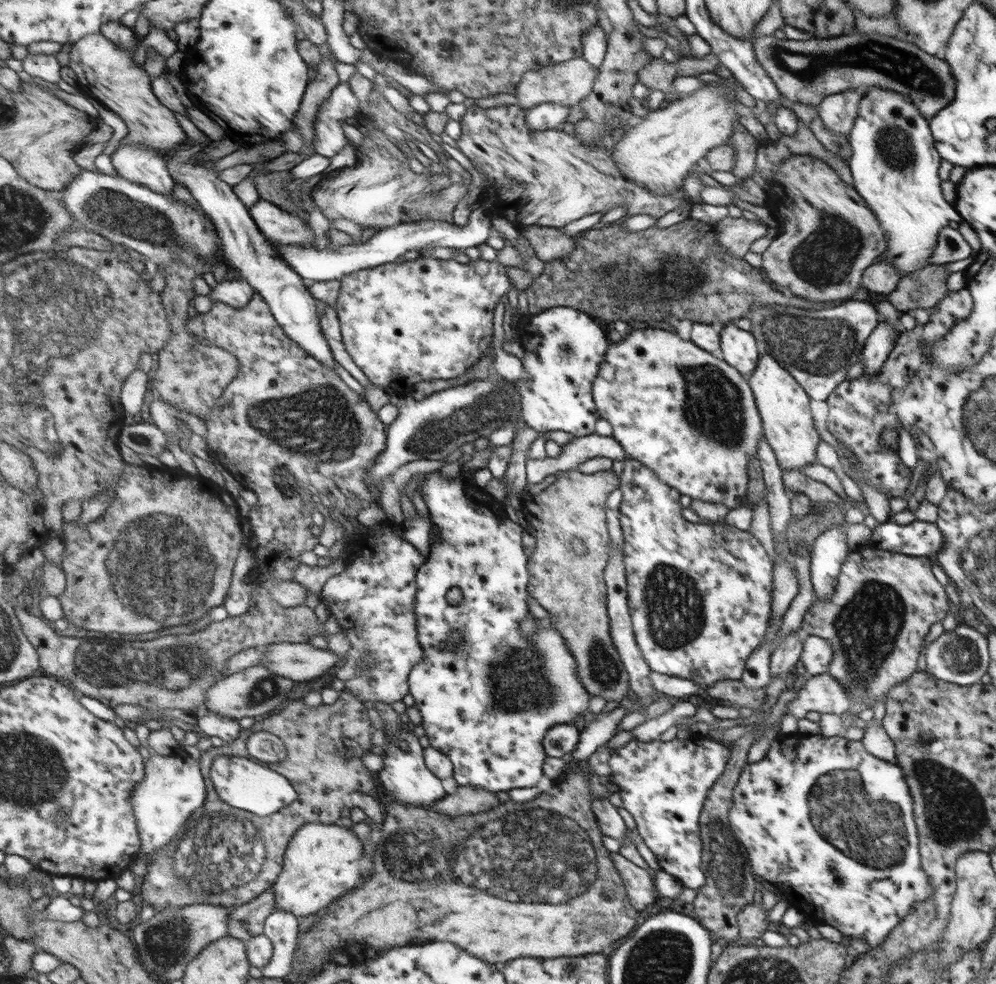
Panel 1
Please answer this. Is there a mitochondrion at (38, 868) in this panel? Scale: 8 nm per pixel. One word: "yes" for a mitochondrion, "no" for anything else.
no

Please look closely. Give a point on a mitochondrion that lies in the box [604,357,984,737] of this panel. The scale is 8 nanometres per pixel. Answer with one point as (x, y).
(867, 626)

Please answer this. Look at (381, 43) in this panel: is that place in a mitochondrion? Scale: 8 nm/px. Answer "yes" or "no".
no

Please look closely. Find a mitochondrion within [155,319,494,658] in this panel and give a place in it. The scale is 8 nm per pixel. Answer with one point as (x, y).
(320, 424)

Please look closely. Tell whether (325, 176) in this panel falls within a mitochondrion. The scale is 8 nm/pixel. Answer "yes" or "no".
no

